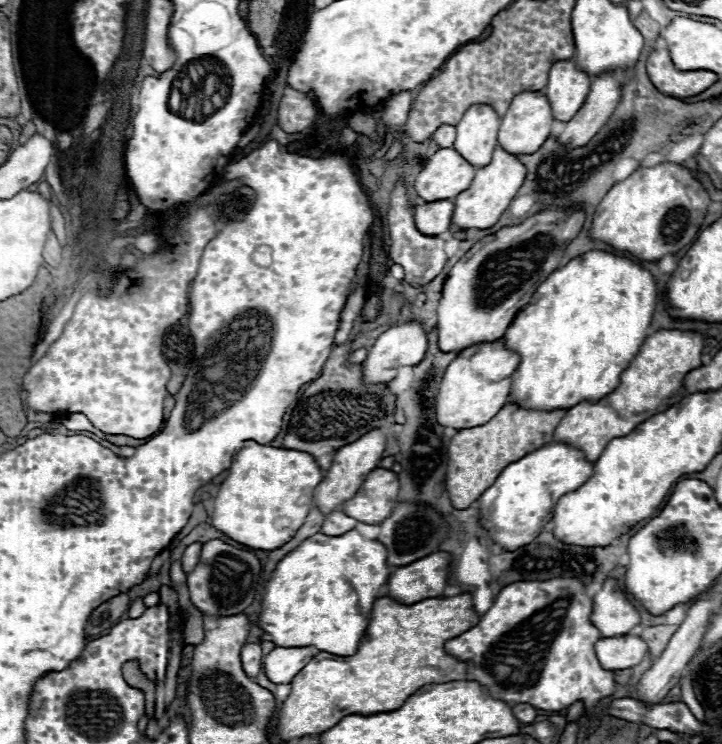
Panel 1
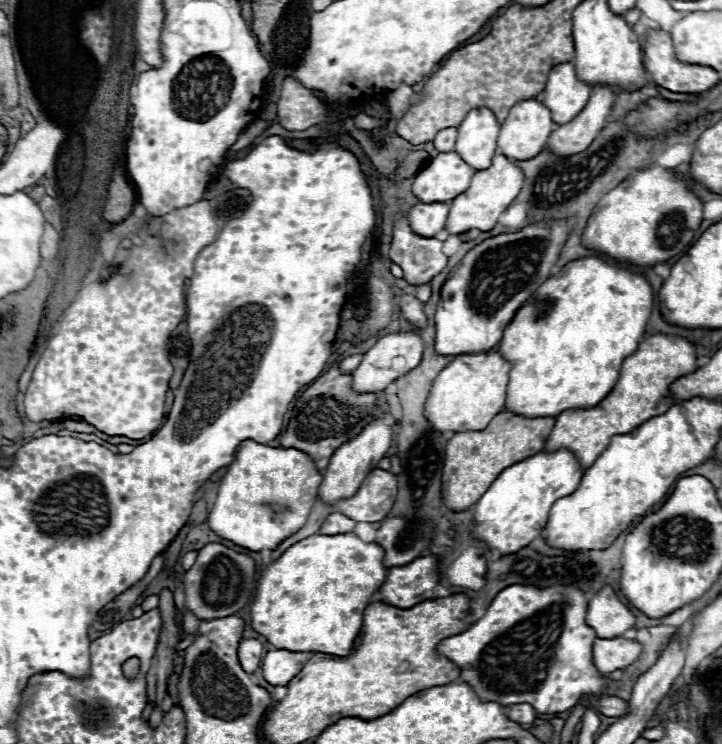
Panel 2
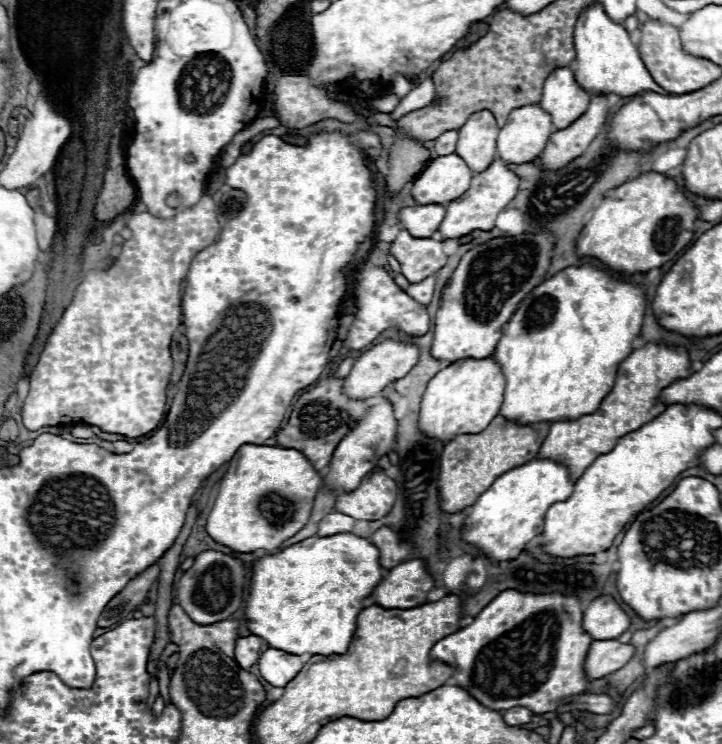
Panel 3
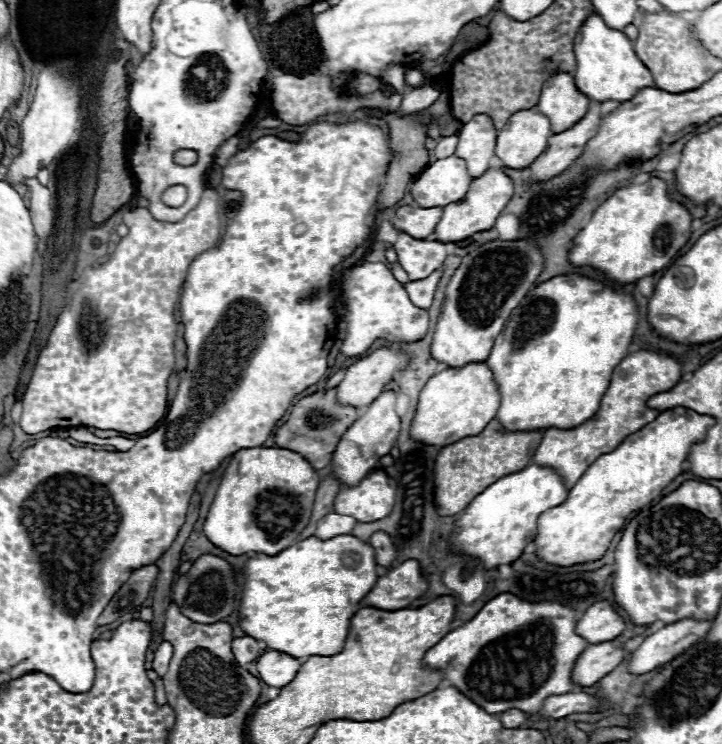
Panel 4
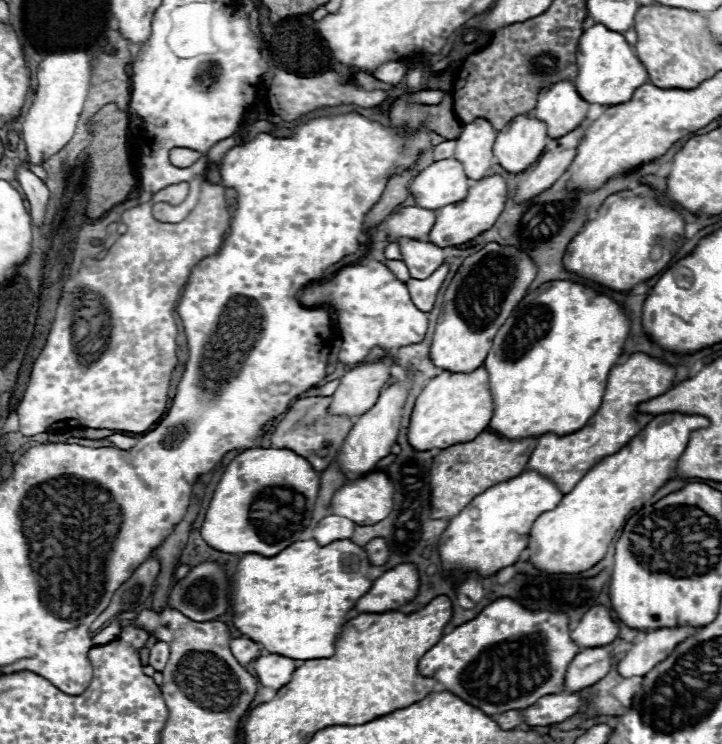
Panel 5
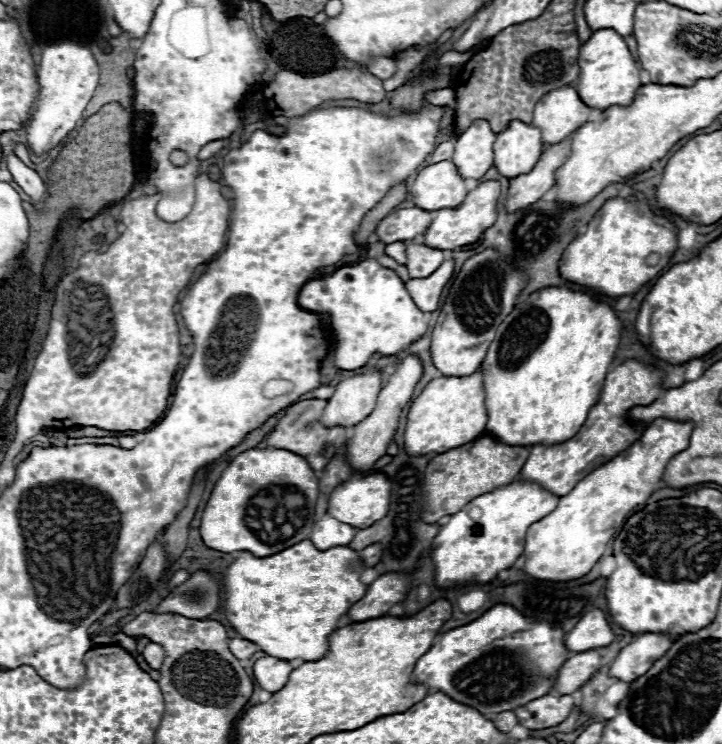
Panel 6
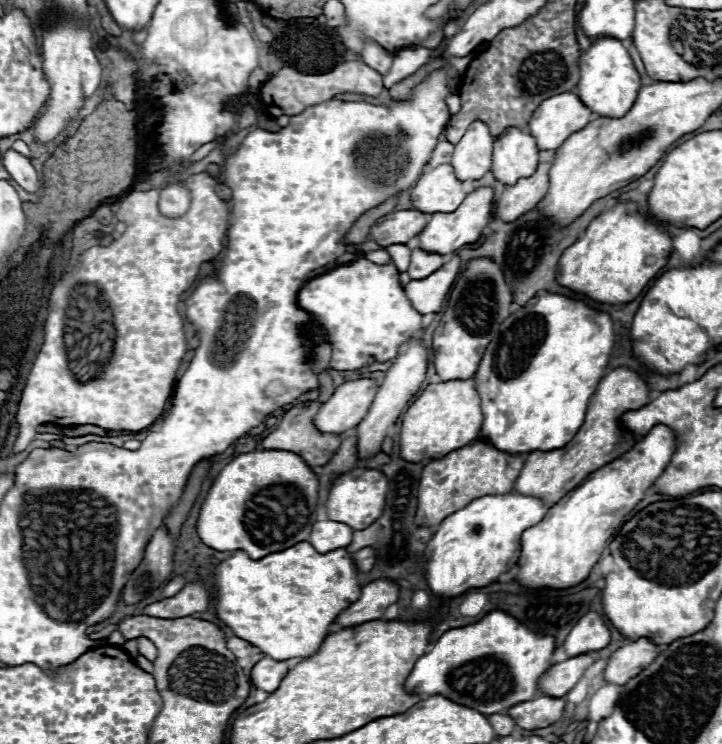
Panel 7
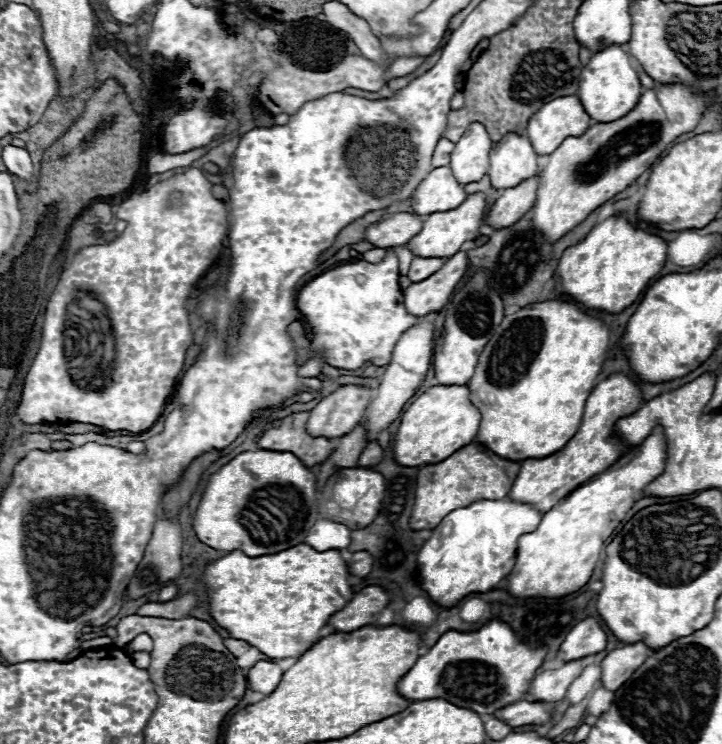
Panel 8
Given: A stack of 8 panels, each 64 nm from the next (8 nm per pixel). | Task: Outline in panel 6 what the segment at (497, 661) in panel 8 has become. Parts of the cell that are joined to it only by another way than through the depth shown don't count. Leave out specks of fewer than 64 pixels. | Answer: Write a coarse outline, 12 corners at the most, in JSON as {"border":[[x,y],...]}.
{"border":[[498,604],[412,682],[498,714],[550,694],[560,626]]}

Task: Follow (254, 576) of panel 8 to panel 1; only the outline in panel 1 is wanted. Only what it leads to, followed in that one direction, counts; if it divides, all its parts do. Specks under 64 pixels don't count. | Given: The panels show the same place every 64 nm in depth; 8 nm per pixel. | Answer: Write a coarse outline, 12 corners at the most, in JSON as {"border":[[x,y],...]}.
{"border":[[356,530],[306,538],[268,578],[276,646],[352,656],[392,572]]}

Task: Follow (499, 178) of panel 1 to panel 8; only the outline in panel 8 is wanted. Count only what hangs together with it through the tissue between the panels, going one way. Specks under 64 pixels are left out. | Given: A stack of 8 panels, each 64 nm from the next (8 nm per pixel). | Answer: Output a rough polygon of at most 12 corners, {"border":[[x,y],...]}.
{"border":[[484,194],[434,212],[408,242],[418,258],[450,258],[480,236]]}

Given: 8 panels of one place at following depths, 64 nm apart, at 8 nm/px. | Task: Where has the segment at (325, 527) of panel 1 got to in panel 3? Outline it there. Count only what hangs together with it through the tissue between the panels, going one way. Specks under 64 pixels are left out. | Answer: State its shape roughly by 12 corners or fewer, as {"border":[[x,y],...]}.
{"border":[[340,512],[326,514],[318,536],[352,532],[354,518]]}

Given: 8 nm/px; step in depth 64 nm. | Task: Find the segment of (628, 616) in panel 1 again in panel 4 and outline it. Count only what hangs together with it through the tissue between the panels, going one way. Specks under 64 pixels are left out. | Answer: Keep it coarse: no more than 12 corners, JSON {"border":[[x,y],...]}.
{"border":[[604,600],[576,624],[588,644],[610,642],[624,630],[622,616]]}

